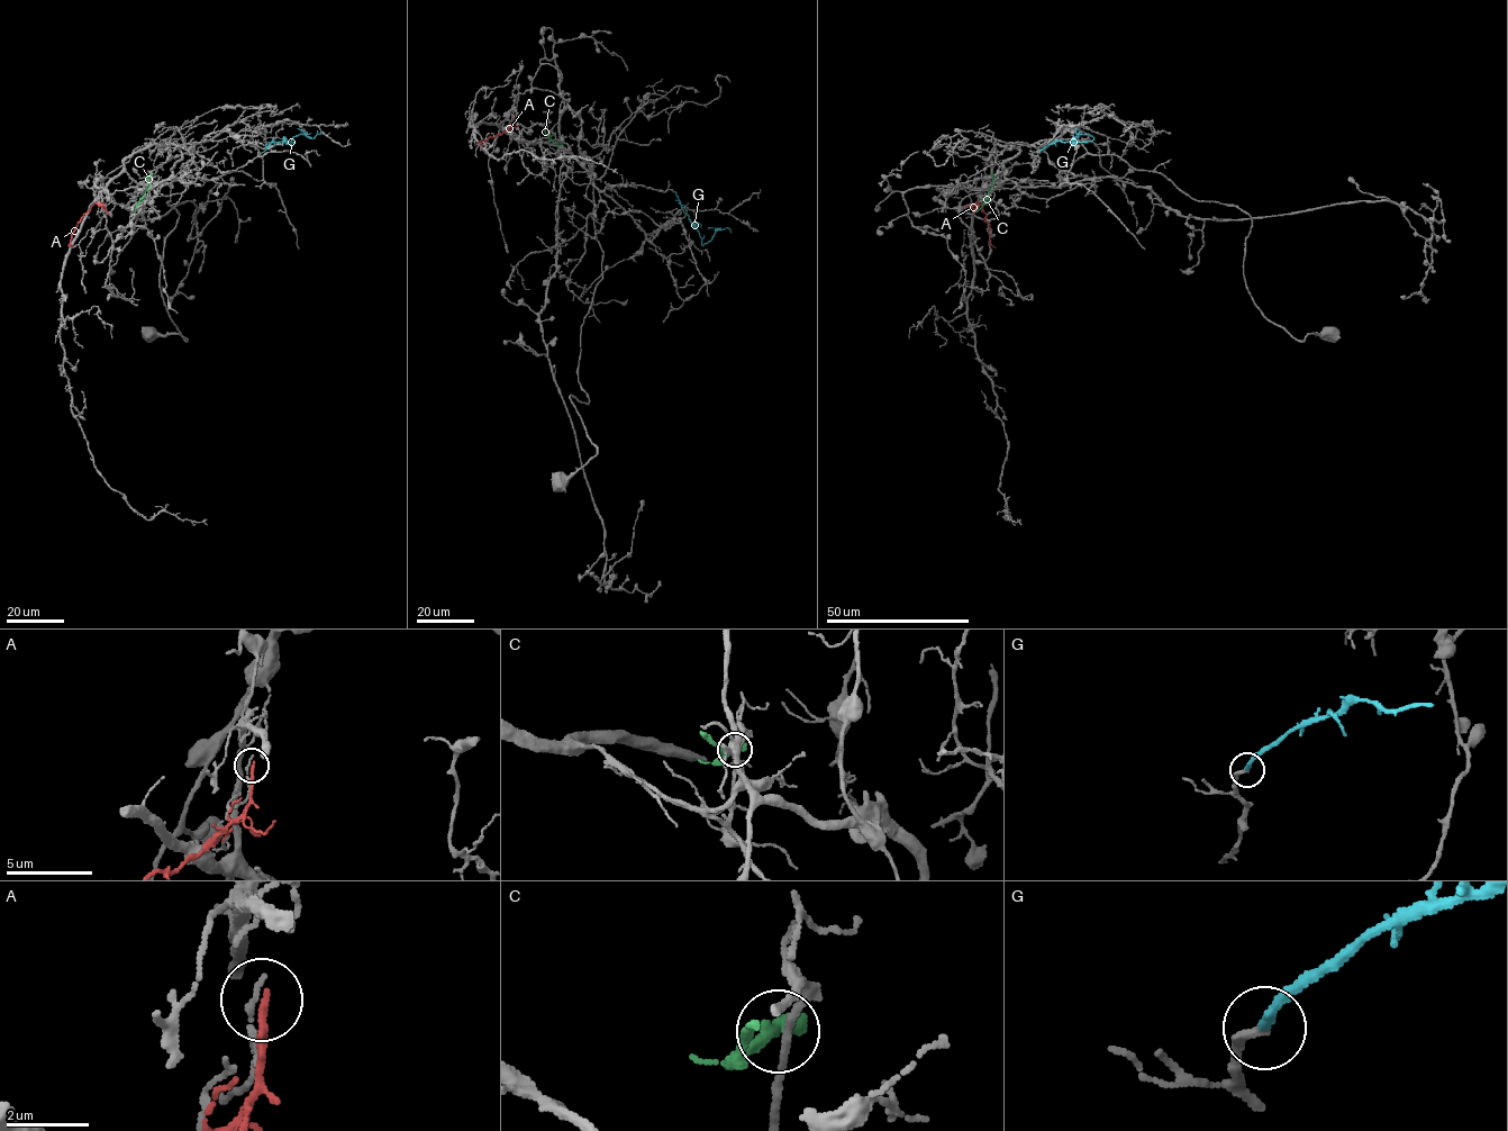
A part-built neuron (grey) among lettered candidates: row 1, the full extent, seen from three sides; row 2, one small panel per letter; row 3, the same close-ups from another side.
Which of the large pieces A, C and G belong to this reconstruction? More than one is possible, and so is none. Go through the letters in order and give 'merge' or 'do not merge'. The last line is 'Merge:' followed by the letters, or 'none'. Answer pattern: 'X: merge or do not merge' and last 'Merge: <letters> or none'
A: do not merge
C: do not merge
G: merge
Merge: G

